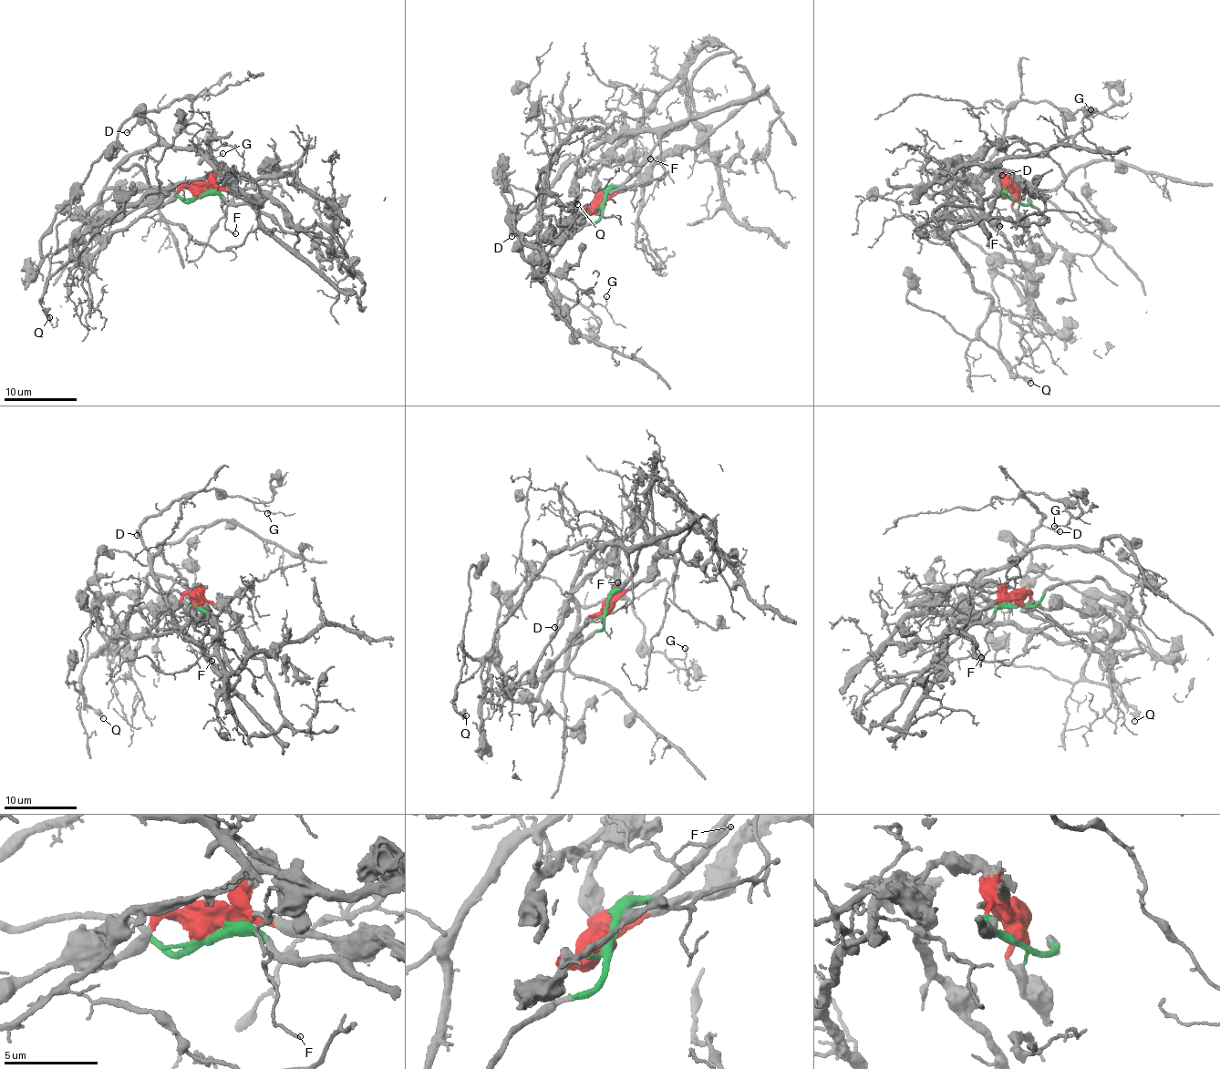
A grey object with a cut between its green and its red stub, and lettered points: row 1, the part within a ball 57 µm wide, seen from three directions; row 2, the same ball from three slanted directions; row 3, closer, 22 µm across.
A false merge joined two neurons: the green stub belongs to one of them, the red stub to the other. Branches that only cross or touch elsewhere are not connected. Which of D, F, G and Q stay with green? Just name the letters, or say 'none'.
D, G, Q

